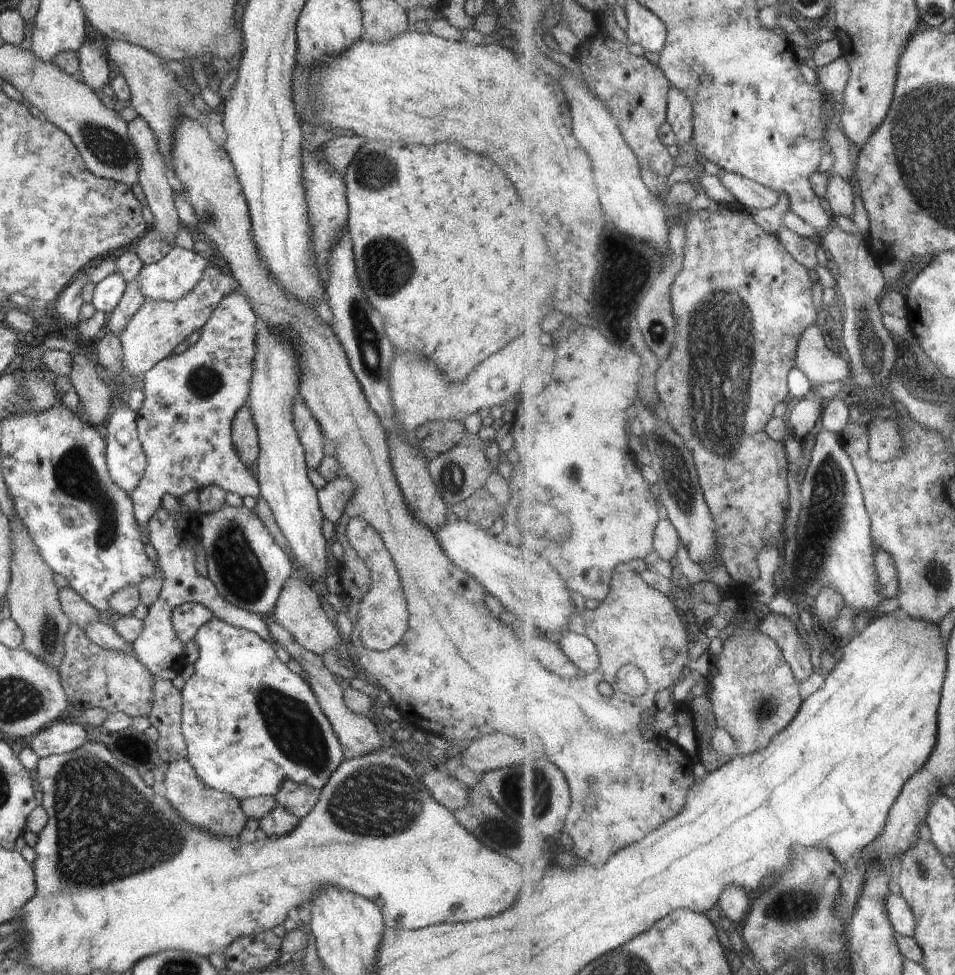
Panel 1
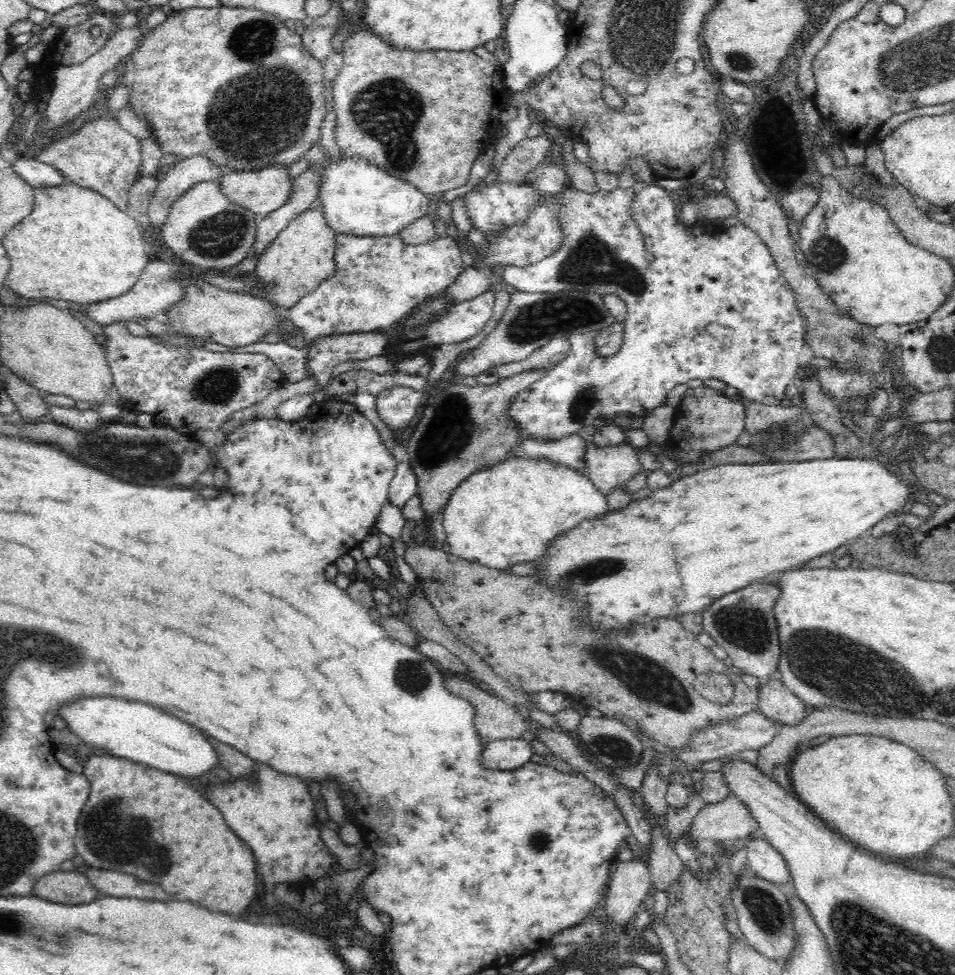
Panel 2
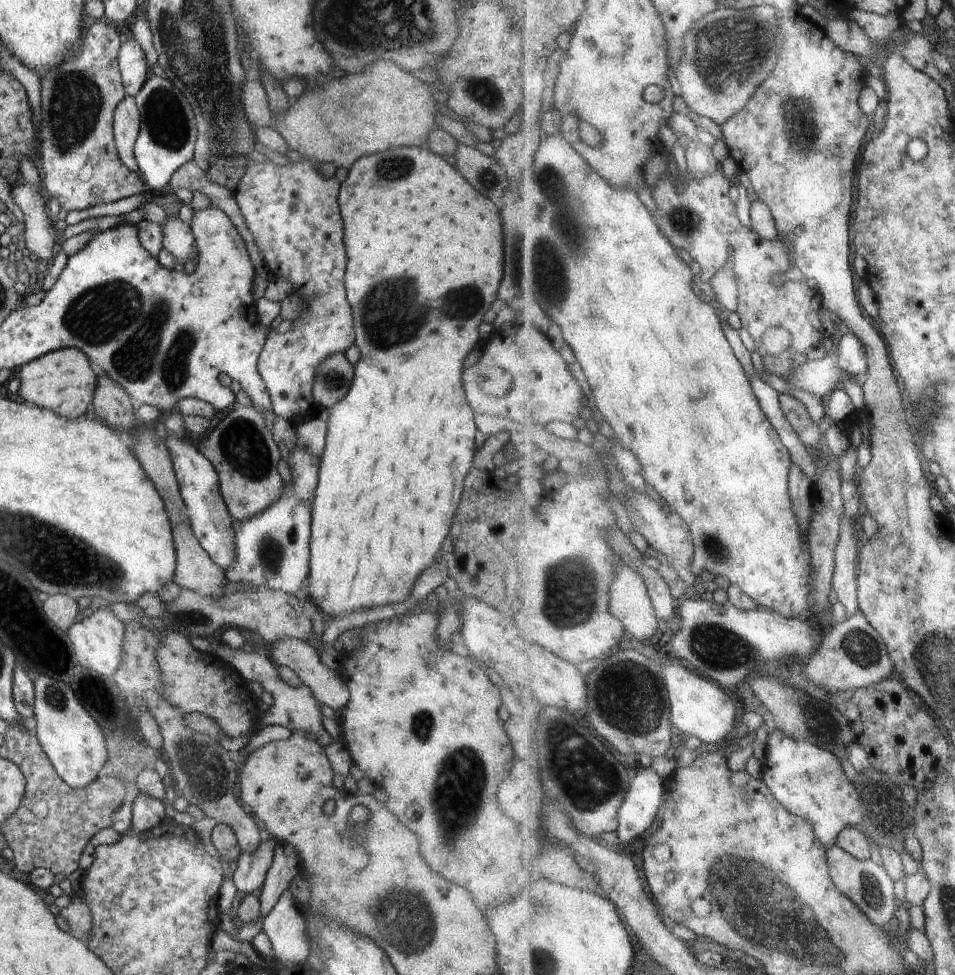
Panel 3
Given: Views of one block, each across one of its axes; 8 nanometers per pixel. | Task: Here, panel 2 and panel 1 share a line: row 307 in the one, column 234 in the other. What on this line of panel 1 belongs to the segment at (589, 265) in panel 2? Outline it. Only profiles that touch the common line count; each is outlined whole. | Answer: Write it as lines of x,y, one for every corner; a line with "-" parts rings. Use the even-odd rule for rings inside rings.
214,615
193,638
199,654
194,663
194,674
181,689
181,731
187,744
188,762
200,780
239,801
259,796
275,797
287,783
322,790
345,759
343,746
309,683
278,659
274,645
255,632
226,624

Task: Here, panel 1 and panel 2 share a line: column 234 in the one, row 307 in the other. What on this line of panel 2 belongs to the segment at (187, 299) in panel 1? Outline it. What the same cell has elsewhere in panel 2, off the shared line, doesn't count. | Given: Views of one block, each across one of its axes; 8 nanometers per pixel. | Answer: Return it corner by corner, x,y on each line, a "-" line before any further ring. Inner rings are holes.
310,207
300,213
262,251
256,273
259,282
265,284
269,300
282,308
292,310
298,300
318,289
318,286
336,274
336,233
328,226
321,208

